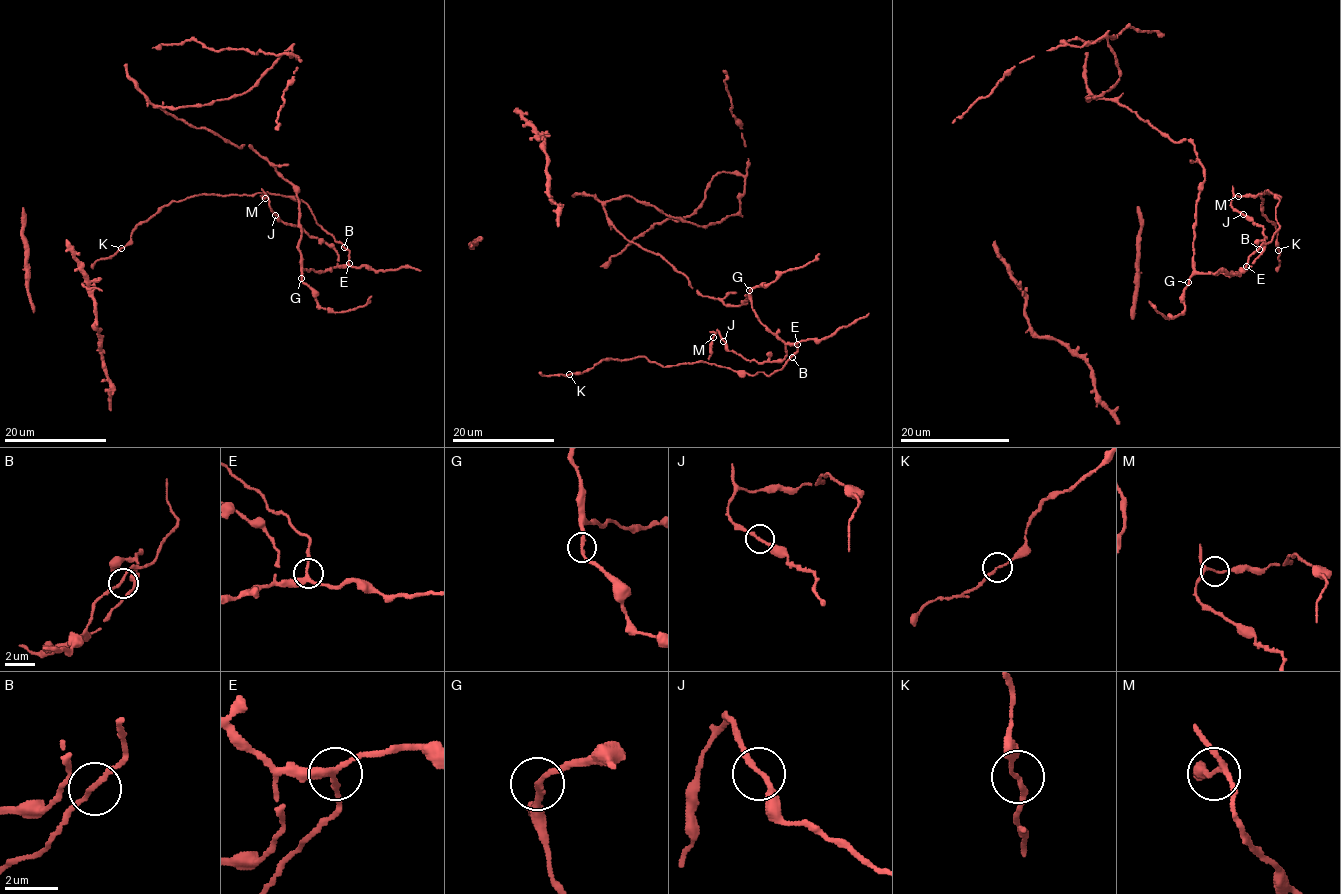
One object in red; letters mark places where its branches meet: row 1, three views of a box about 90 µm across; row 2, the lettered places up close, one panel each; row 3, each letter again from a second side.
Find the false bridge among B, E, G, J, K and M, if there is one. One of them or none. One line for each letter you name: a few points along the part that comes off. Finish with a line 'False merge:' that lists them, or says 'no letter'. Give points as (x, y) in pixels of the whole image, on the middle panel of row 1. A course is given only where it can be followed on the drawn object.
False merge: no letter

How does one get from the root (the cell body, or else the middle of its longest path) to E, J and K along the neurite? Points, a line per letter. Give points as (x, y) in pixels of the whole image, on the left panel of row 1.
E: (301, 224), (299, 251), (300, 265), (304, 269), (326, 272), (349, 263)
J: (301, 224), (300, 265), (318, 272), (336, 267), (338, 254), (332, 247), (297, 226), (282, 222), (276, 214)
K: (301, 224), (304, 269), (326, 272), (347, 263), (349, 251), (305, 203), (271, 193), (170, 201), (121, 247)

